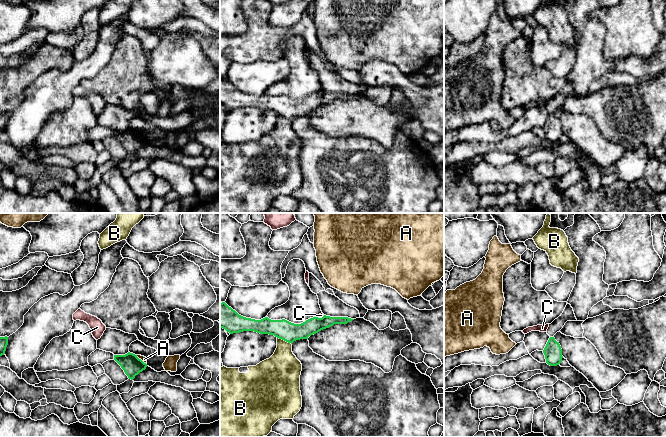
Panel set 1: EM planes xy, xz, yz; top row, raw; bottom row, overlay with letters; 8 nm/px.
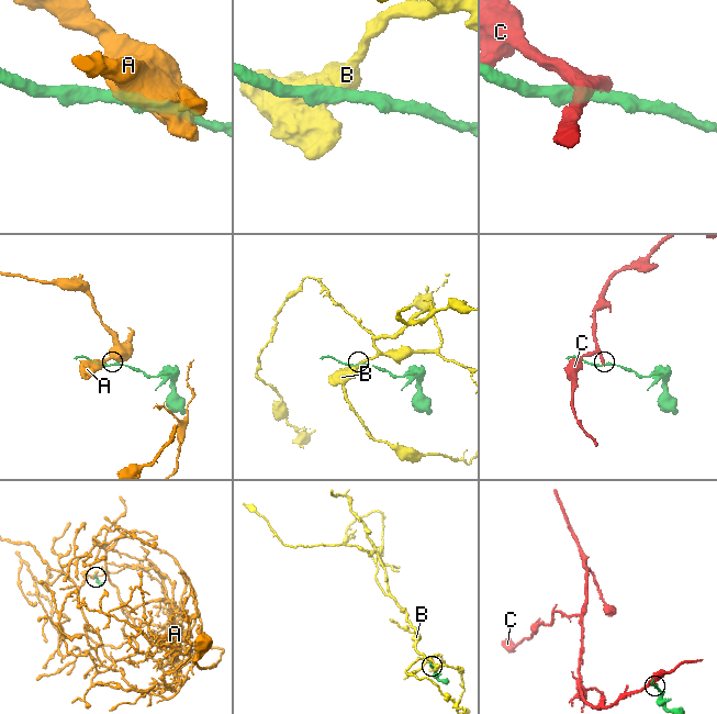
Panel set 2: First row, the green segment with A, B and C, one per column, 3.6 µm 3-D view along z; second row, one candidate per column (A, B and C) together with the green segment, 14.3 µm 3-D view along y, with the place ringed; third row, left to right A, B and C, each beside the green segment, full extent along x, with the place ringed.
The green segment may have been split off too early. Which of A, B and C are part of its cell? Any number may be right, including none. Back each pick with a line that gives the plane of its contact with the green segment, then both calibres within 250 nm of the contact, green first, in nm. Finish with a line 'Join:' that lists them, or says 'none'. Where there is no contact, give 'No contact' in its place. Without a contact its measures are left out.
Join: none

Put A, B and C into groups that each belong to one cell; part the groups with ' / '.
A / B / C

